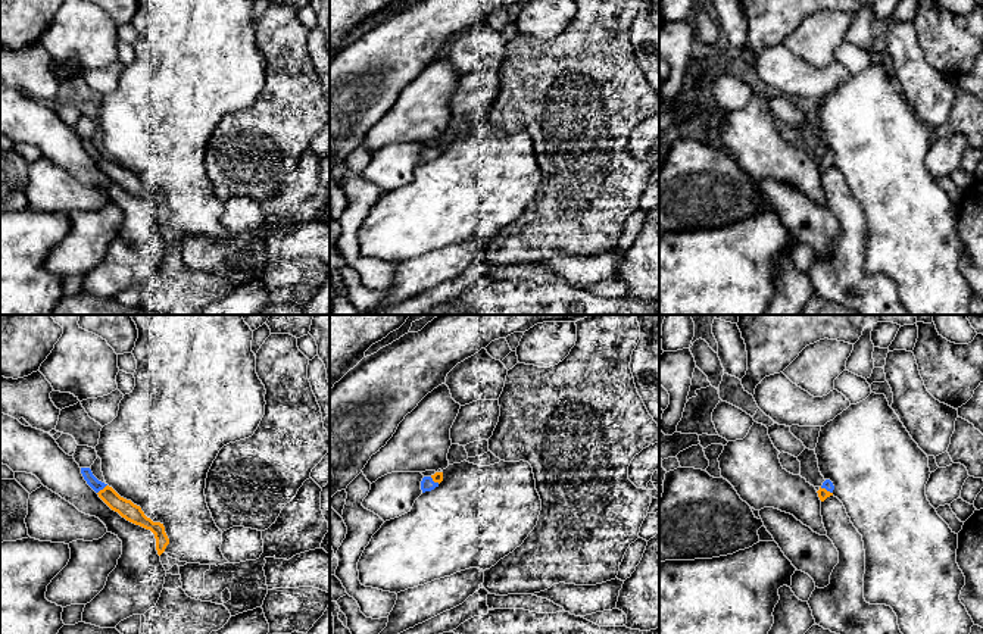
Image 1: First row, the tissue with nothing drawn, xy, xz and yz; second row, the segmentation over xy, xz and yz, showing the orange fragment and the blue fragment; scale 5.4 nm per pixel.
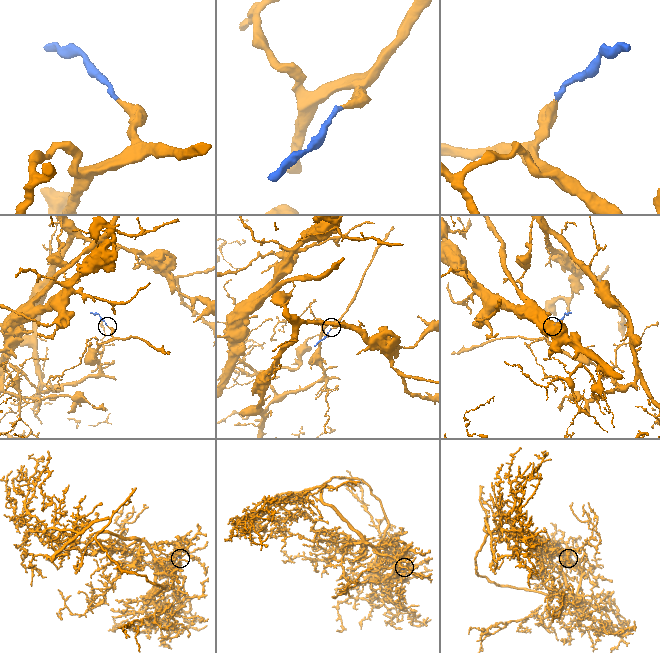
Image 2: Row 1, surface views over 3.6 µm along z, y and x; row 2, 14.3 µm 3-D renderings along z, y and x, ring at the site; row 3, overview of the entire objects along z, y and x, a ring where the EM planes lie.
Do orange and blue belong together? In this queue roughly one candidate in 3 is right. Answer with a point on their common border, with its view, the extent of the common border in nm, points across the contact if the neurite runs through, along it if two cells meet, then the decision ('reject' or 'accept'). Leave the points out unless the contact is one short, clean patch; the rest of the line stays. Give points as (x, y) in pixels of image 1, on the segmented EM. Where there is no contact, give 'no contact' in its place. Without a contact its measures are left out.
contact xy (103, 489); length 80 nm; accept

